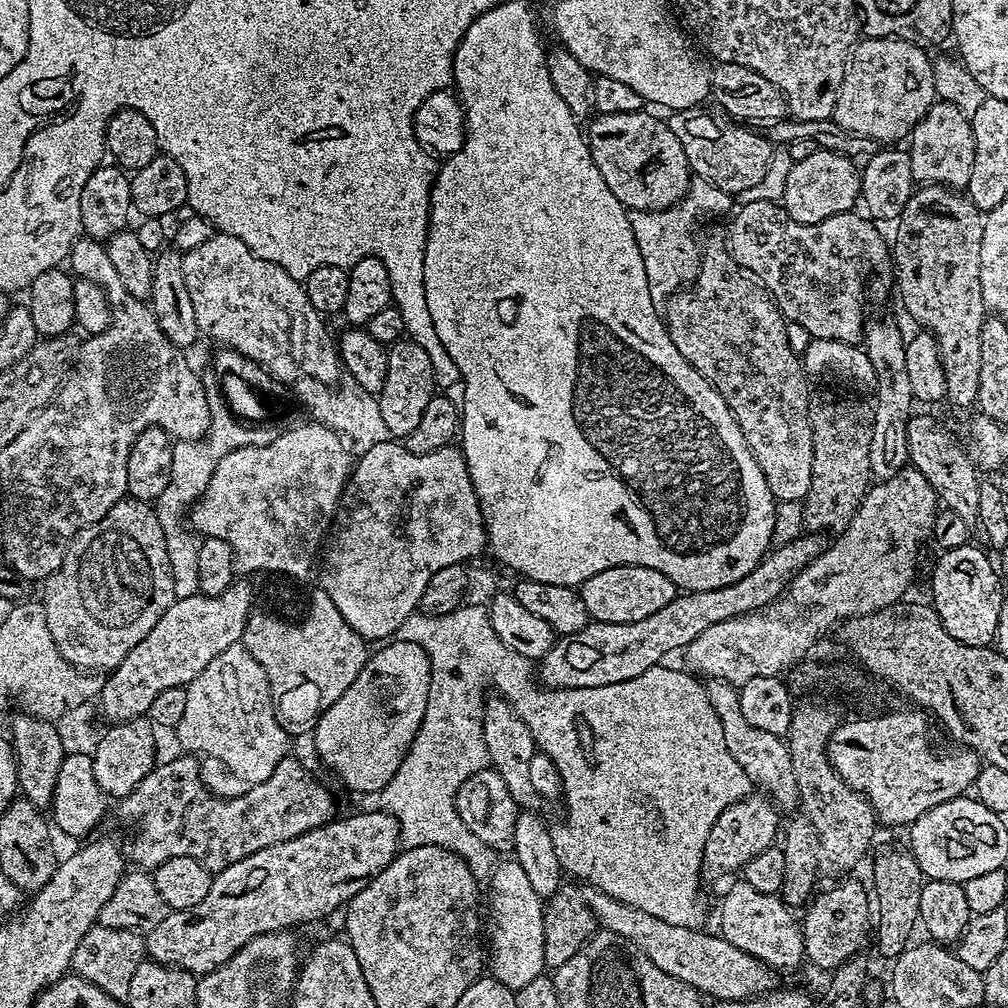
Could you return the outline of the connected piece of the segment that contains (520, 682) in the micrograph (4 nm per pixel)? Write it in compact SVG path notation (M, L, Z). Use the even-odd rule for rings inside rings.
M471 602L465 603L445 616L413 614L405 621L402 628L406 633L406 639L412 643L417 643L429 656L432 664L428 705L426 706L425 716L421 720L418 734L411 746L408 747L402 766L394 774L394 778L389 784L378 794L379 807L383 811L390 813L400 823L400 842L404 848L442 846L464 859L466 866L470 866L470 874L477 882L484 882L489 879L490 863L488 864L488 856L490 856L490 849L478 838L478 834L474 834L462 822L462 818L456 809L456 795L462 786L462 782L466 782L466 778L485 771L488 751L484 741L484 702L486 699L484 687L487 684L493 684L496 687L493 689L503 696L505 700L509 700L516 713L526 722L526 726L530 726L530 730L536 739L537 749L543 755L545 752L552 759L553 766L560 771L562 777L569 776L569 768L571 764L573 765L574 773L570 776L573 784L567 786L564 794L565 798L568 799L568 836L554 835L554 846L558 850L558 862L565 873L569 877L577 876L578 879L585 880L585 885L601 888L606 894L618 898L623 904L634 906L638 910L646 910L646 914L654 914L654 918L662 918L662 922L670 922L674 926L686 926L687 928L701 923L699 921L700 904L696 901L696 895L700 892L700 880L702 881L704 866L704 847L706 846L706 838L710 834L710 826L714 826L714 822L718 822L718 814L722 814L722 810L726 810L731 804L743 800L745 796L749 795L753 791L754 785L742 770L742 766L738 766L738 762L734 762L734 758L726 746L726 738L722 734L722 722L718 718L714 706L710 706L708 689L691 671L683 670L684 672L679 672L676 668L657 666L646 670L646 674L638 674L638 678L630 678L626 682L614 682L610 686L547 689L538 683L533 661L522 658L522 654L513 654L502 642L502 638L498 638L498 634L494 634L494 626L490 622L487 607L483 603L481 605L471 604ZM592 798L597 800L594 804L590 803ZM591 864L600 864L597 866L596 872L591 868Z

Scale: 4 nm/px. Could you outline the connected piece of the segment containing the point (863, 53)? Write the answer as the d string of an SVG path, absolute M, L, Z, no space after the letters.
M895 38L861 39L852 49L850 63L836 99L834 119L838 126L856 136L863 136L868 142L872 142L872 140L900 142L903 136L905 139L937 99L932 60L924 52L927 51L921 45L911 44L908 40Z

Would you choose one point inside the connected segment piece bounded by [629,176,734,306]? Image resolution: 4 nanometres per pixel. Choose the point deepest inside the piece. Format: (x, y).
(671, 242)

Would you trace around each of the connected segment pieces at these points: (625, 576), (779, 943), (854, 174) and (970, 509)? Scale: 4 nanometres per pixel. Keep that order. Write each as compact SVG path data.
M633 564L602 570L579 584L578 591L589 617L598 624L642 622L642 618L650 618L650 614L662 610L662 606L669 605L678 594L676 585L666 578L666 574Z
M737 879L737 884L728 888L724 901L720 904L719 935L724 937L730 946L738 946L738 950L746 950L746 954L754 954L777 970L796 968L805 959L804 929L801 921L792 917L793 909L781 900L779 895L762 894L762 890L754 890L744 879Z
M817 150L810 158L802 158L791 165L784 180L782 206L803 224L817 224L834 214L853 211L860 200L860 172L851 159L842 154Z
M916 414L908 420L907 450L911 467L918 469L930 482L941 505L956 512L969 530L977 529L980 525L978 505L982 478L967 449L959 445L936 419Z

